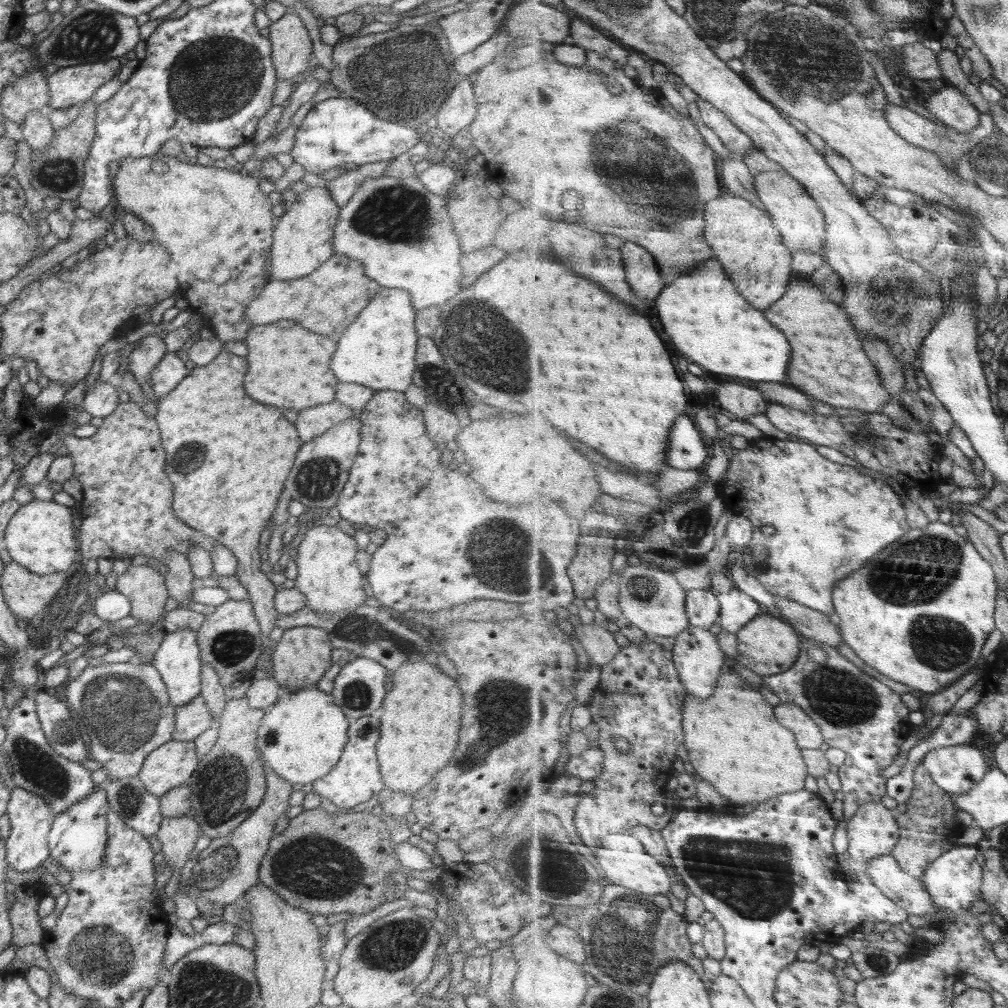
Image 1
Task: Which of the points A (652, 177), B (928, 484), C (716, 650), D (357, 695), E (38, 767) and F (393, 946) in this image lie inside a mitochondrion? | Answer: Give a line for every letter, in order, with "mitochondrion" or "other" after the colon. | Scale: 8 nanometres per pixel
A: mitochondrion
B: other
C: other
D: mitochondrion
E: mitochondrion
F: mitochondrion

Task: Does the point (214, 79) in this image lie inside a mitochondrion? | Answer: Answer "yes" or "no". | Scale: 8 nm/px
yes

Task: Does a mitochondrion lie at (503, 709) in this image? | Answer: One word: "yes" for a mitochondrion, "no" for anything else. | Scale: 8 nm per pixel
yes

